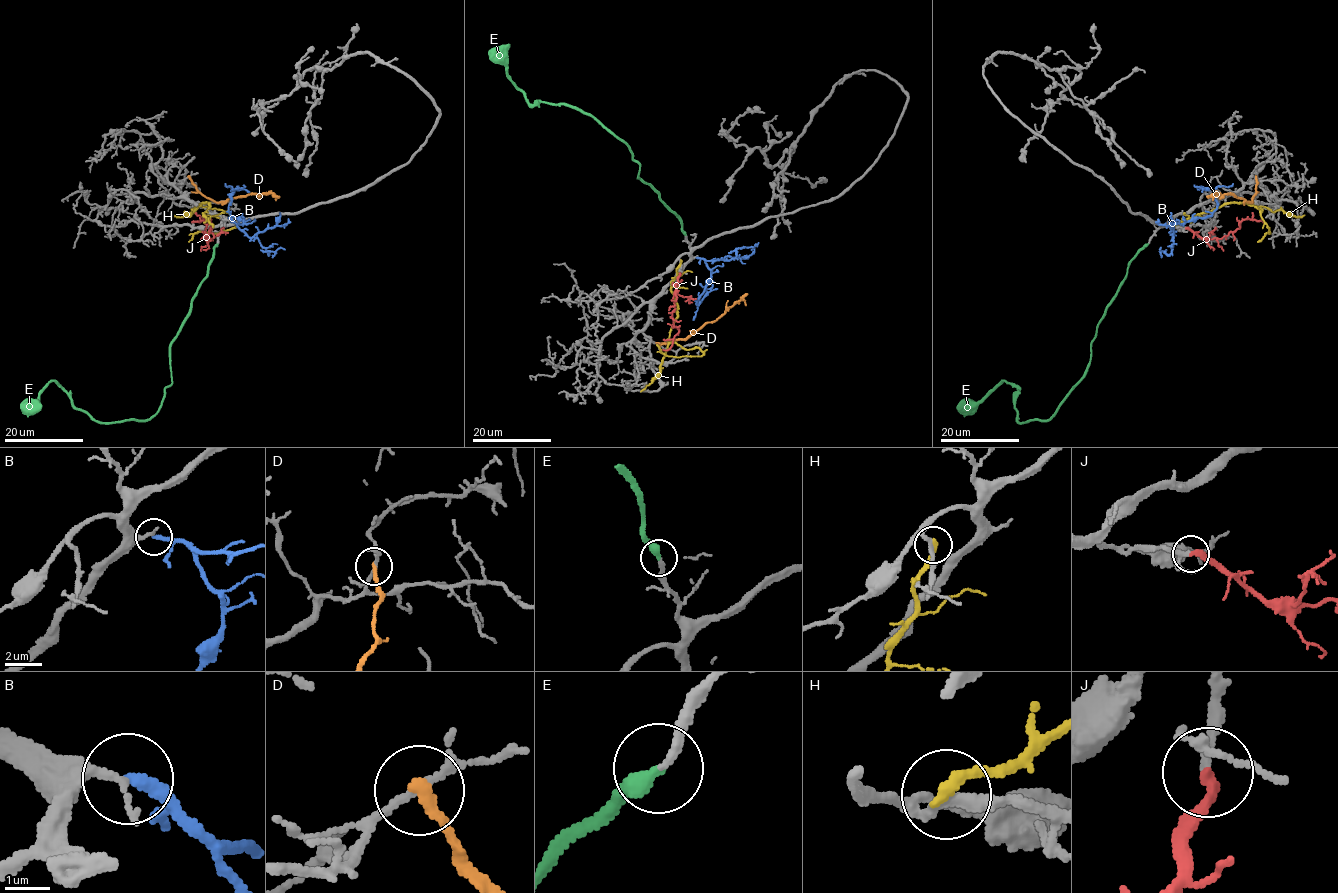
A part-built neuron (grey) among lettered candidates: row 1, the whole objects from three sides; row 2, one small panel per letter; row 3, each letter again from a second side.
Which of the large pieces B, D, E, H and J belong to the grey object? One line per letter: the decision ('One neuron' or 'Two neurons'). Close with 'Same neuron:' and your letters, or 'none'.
B: One neuron
D: Two neurons
E: One neuron
H: Two neurons
J: One neuron
Same neuron: B, E, J

